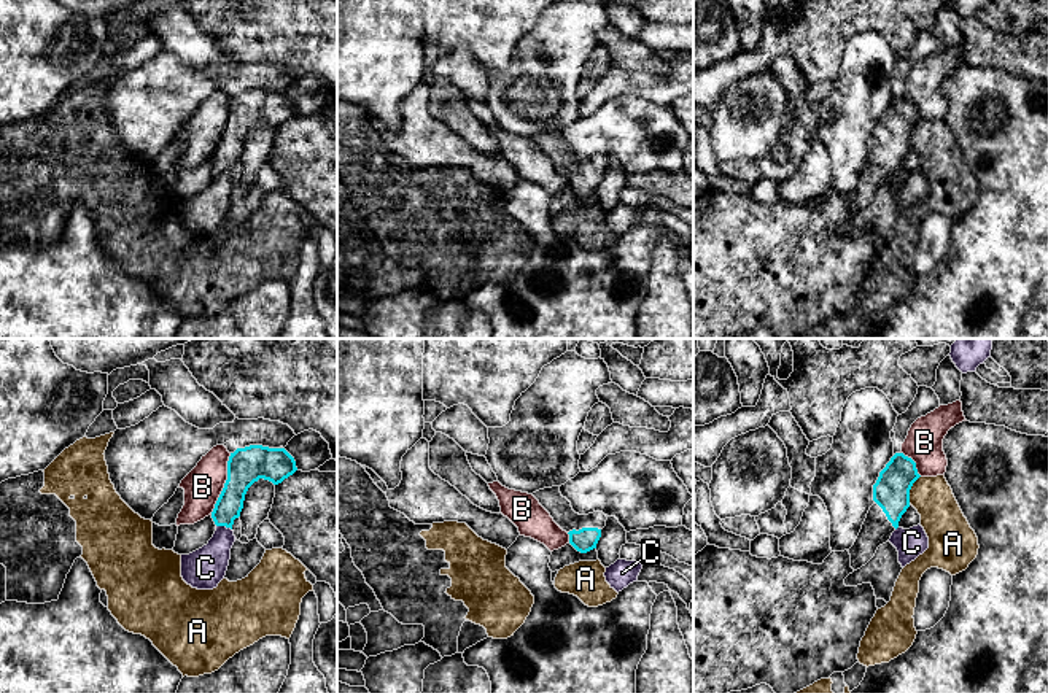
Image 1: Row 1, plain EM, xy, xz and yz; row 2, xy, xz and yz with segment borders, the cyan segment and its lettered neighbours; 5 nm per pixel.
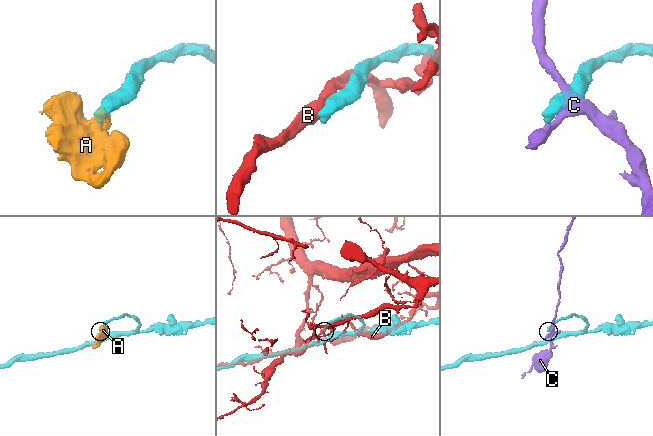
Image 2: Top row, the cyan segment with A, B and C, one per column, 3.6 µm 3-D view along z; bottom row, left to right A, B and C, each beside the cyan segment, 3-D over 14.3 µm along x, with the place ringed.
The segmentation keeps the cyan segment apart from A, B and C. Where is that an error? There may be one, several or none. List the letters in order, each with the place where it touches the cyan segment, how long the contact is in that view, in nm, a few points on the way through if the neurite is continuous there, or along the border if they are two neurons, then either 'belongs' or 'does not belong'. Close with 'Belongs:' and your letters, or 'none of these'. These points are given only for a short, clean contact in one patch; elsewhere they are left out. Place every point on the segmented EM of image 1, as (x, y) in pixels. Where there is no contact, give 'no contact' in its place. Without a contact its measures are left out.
A: meets cyan in yz at (910, 488); contact 160 nm long; border along yz (919, 476), (910, 490), (908, 503); does not belong
B: meets cyan in xy at (225, 483); contact 320 nm long; does not belong
C: meets cyan in xy at (225, 525); contact 80 nm long; does not belong
Belongs: none of these

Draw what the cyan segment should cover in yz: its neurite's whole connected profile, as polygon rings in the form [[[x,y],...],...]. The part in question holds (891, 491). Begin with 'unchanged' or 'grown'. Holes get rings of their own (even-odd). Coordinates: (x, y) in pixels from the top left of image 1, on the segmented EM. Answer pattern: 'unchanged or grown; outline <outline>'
grown; outline [[[895,453],[879,472],[873,485],[875,504],[870,507],[854,545],[848,550],[854,571],[865,566],[879,545],[889,542],[910,507],[910,490],[919,477],[916,463],[903,453]]]

